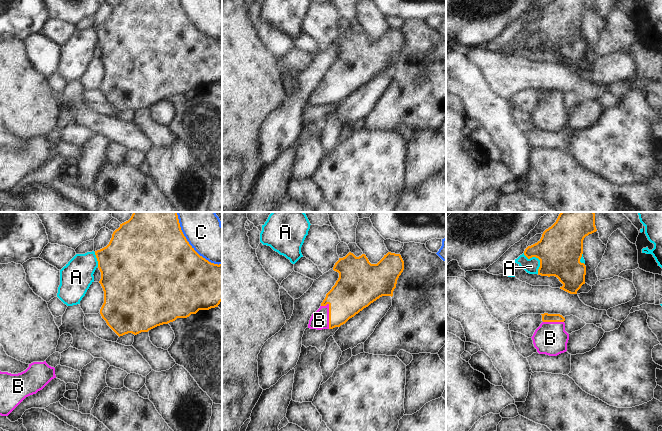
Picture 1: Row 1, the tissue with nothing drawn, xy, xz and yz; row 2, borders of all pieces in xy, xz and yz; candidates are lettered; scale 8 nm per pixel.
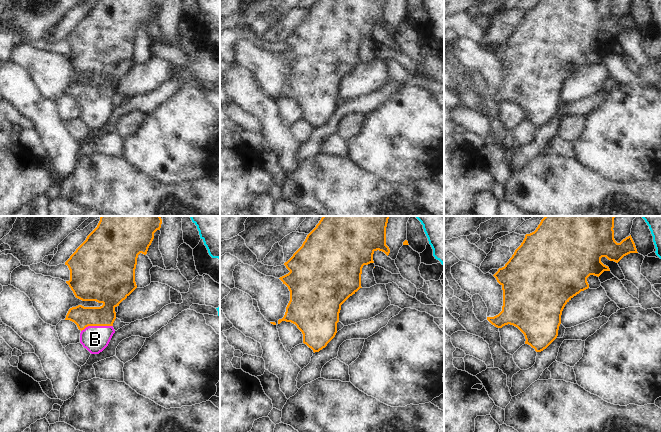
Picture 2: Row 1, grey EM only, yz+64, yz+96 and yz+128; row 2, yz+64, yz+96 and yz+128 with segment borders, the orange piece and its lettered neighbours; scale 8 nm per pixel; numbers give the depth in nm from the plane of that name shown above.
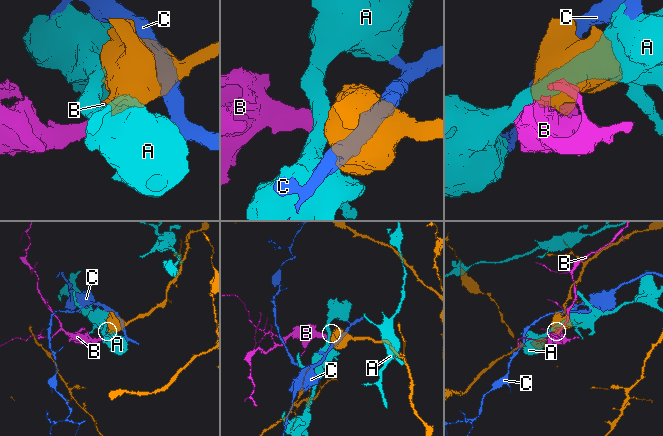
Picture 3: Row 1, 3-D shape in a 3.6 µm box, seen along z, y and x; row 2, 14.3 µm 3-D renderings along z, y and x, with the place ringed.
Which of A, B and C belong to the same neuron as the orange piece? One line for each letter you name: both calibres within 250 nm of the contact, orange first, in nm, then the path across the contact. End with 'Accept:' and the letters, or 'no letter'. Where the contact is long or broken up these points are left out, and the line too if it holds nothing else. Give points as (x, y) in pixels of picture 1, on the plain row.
B: 300/150 nm | across xz (351, 70), (329, 92), (319, 96)
Accept: B

